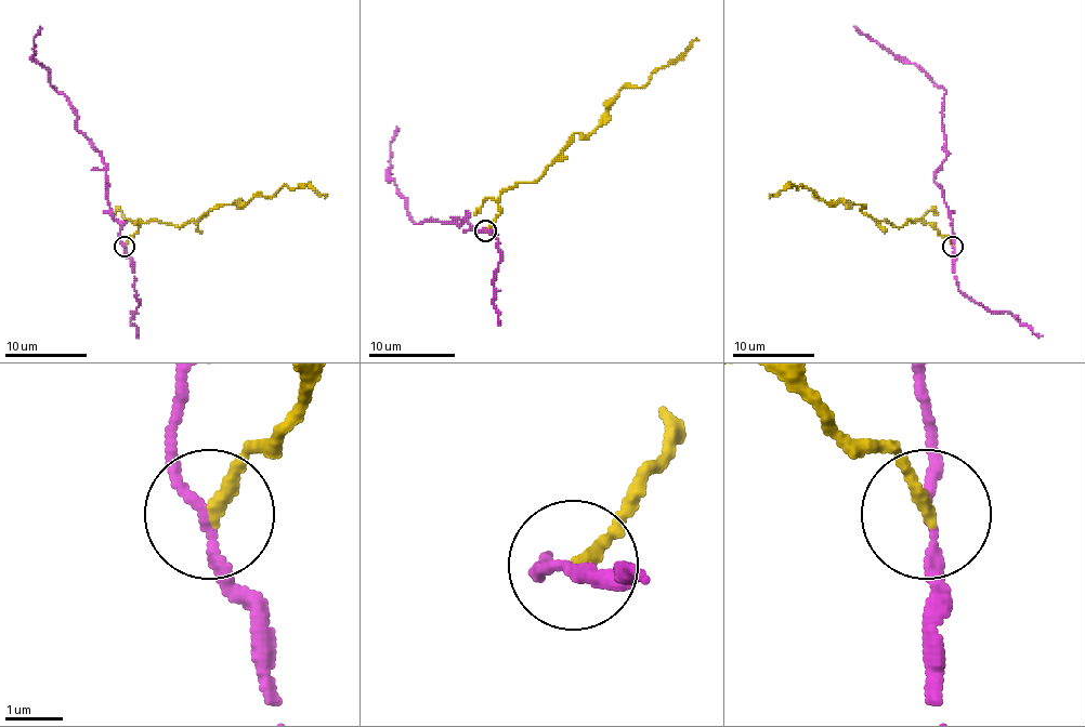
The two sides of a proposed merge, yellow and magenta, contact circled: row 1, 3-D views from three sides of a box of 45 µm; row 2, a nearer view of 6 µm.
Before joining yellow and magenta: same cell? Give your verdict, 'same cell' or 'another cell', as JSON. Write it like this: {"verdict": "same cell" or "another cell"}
{"verdict": "another cell"}

